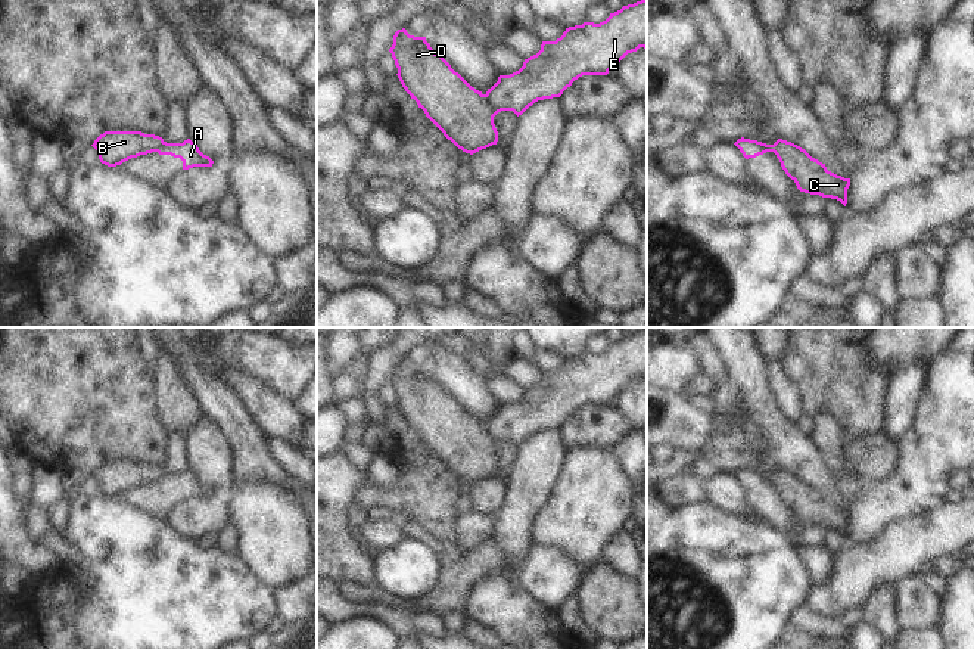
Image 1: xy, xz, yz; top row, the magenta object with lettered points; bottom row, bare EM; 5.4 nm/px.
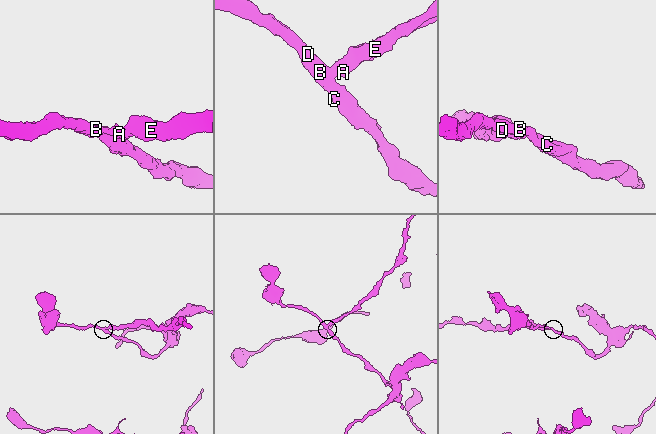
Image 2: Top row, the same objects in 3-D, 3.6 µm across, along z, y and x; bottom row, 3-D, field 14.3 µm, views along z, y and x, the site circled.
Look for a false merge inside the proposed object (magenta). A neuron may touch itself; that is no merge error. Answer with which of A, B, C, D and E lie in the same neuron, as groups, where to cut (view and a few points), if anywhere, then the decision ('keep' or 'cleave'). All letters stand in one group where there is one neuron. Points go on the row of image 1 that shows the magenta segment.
A E / B C D; cut in xz along (484, 95), (495, 114); cleave

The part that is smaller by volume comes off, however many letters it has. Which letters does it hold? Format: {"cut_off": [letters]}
{"cut_off": ["A", "E"]}

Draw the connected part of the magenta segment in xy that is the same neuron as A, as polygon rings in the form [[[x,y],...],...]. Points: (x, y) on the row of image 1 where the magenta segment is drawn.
[[[190,139],[183,143],[167,143],[164,142],[156,152],[159,155],[171,155],[174,158],[180,158],[183,161],[183,170],[189,170],[193,167],[212,167],[214,161],[203,155],[197,145]]]

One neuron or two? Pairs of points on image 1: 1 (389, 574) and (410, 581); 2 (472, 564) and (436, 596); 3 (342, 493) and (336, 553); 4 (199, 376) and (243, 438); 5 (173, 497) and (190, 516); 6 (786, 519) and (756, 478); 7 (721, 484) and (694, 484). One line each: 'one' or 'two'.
1: one
2: one
3: one
4: one
5: two
6: one
7: two

